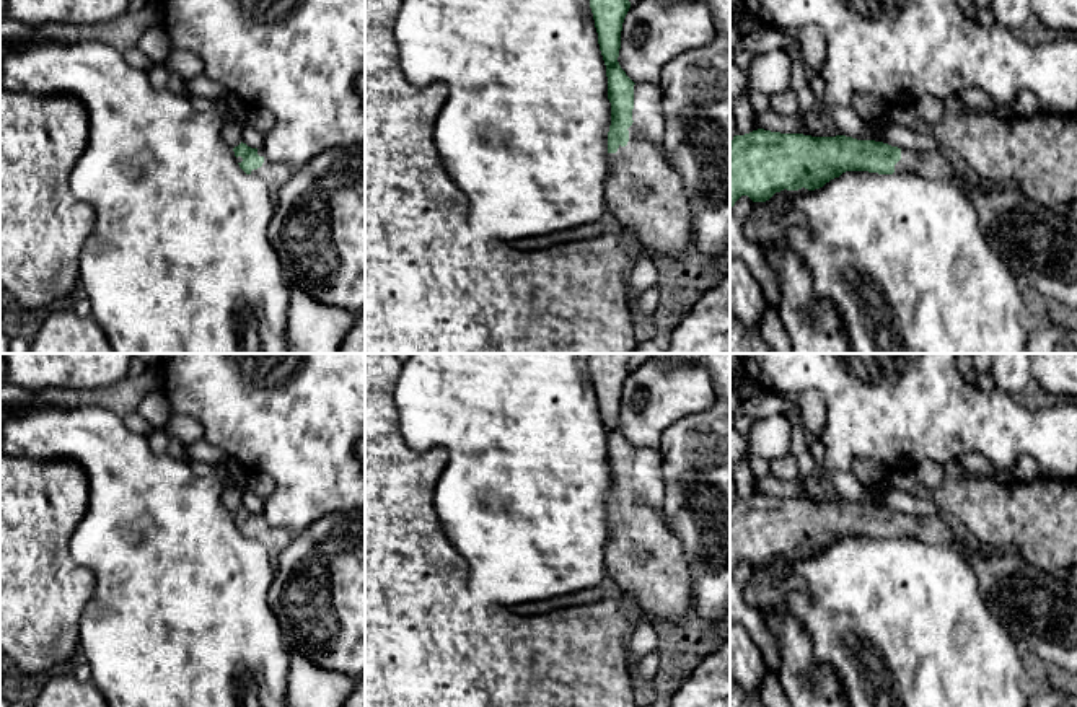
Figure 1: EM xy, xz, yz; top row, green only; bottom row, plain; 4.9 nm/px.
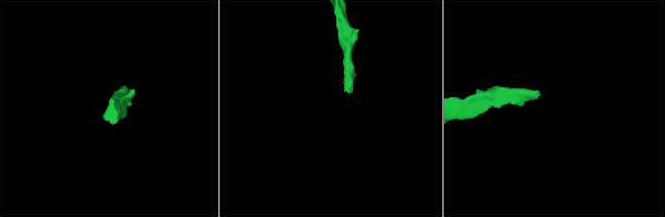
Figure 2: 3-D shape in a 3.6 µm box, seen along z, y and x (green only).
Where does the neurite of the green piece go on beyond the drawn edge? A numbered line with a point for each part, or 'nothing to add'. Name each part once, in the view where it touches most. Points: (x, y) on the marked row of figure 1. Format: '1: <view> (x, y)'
1: xz (644, 193)

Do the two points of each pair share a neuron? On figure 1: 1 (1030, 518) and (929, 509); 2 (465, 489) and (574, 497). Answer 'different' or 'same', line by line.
1: different
2: same

